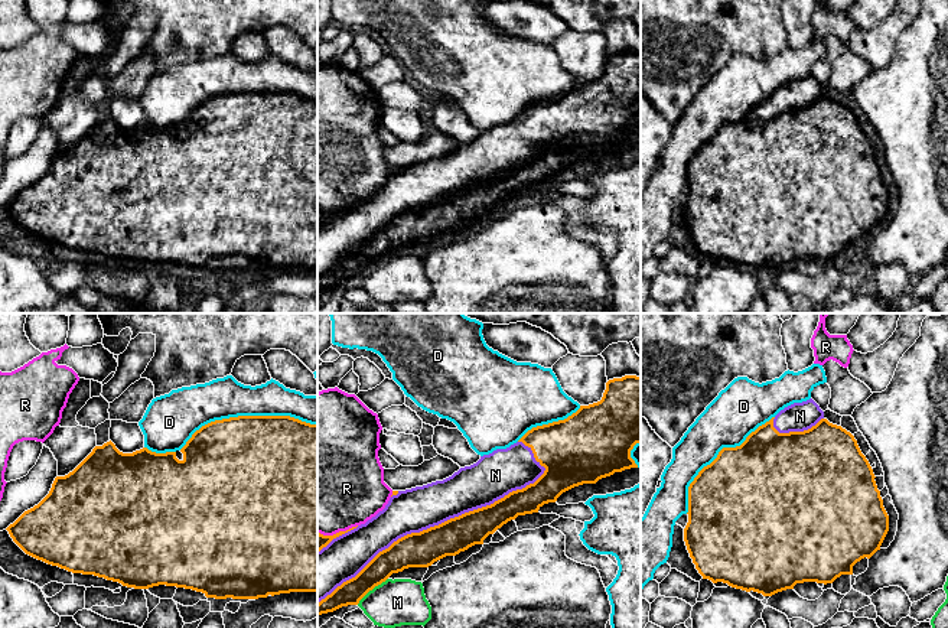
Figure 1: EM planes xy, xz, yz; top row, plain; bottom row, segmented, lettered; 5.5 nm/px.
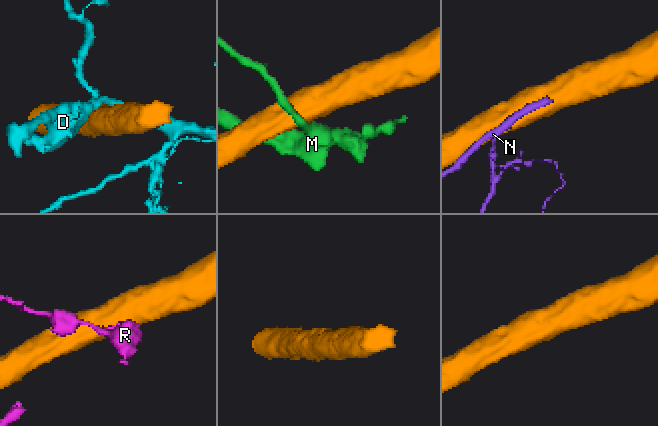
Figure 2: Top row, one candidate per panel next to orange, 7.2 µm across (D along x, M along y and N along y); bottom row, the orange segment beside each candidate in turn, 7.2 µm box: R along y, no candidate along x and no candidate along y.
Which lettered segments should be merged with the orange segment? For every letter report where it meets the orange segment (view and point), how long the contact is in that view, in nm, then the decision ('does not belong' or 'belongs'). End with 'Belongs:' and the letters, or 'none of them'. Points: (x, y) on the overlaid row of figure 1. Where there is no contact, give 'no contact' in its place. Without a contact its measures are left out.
D: xy (247, 416) | 800 nm | does not belong
M: xz (371, 589) | 220 nm | does not belong
N: xz (432, 527) | 1500 nm | belongs
R: xz (336, 533) | 220 nm | does not belong
Belongs: N

